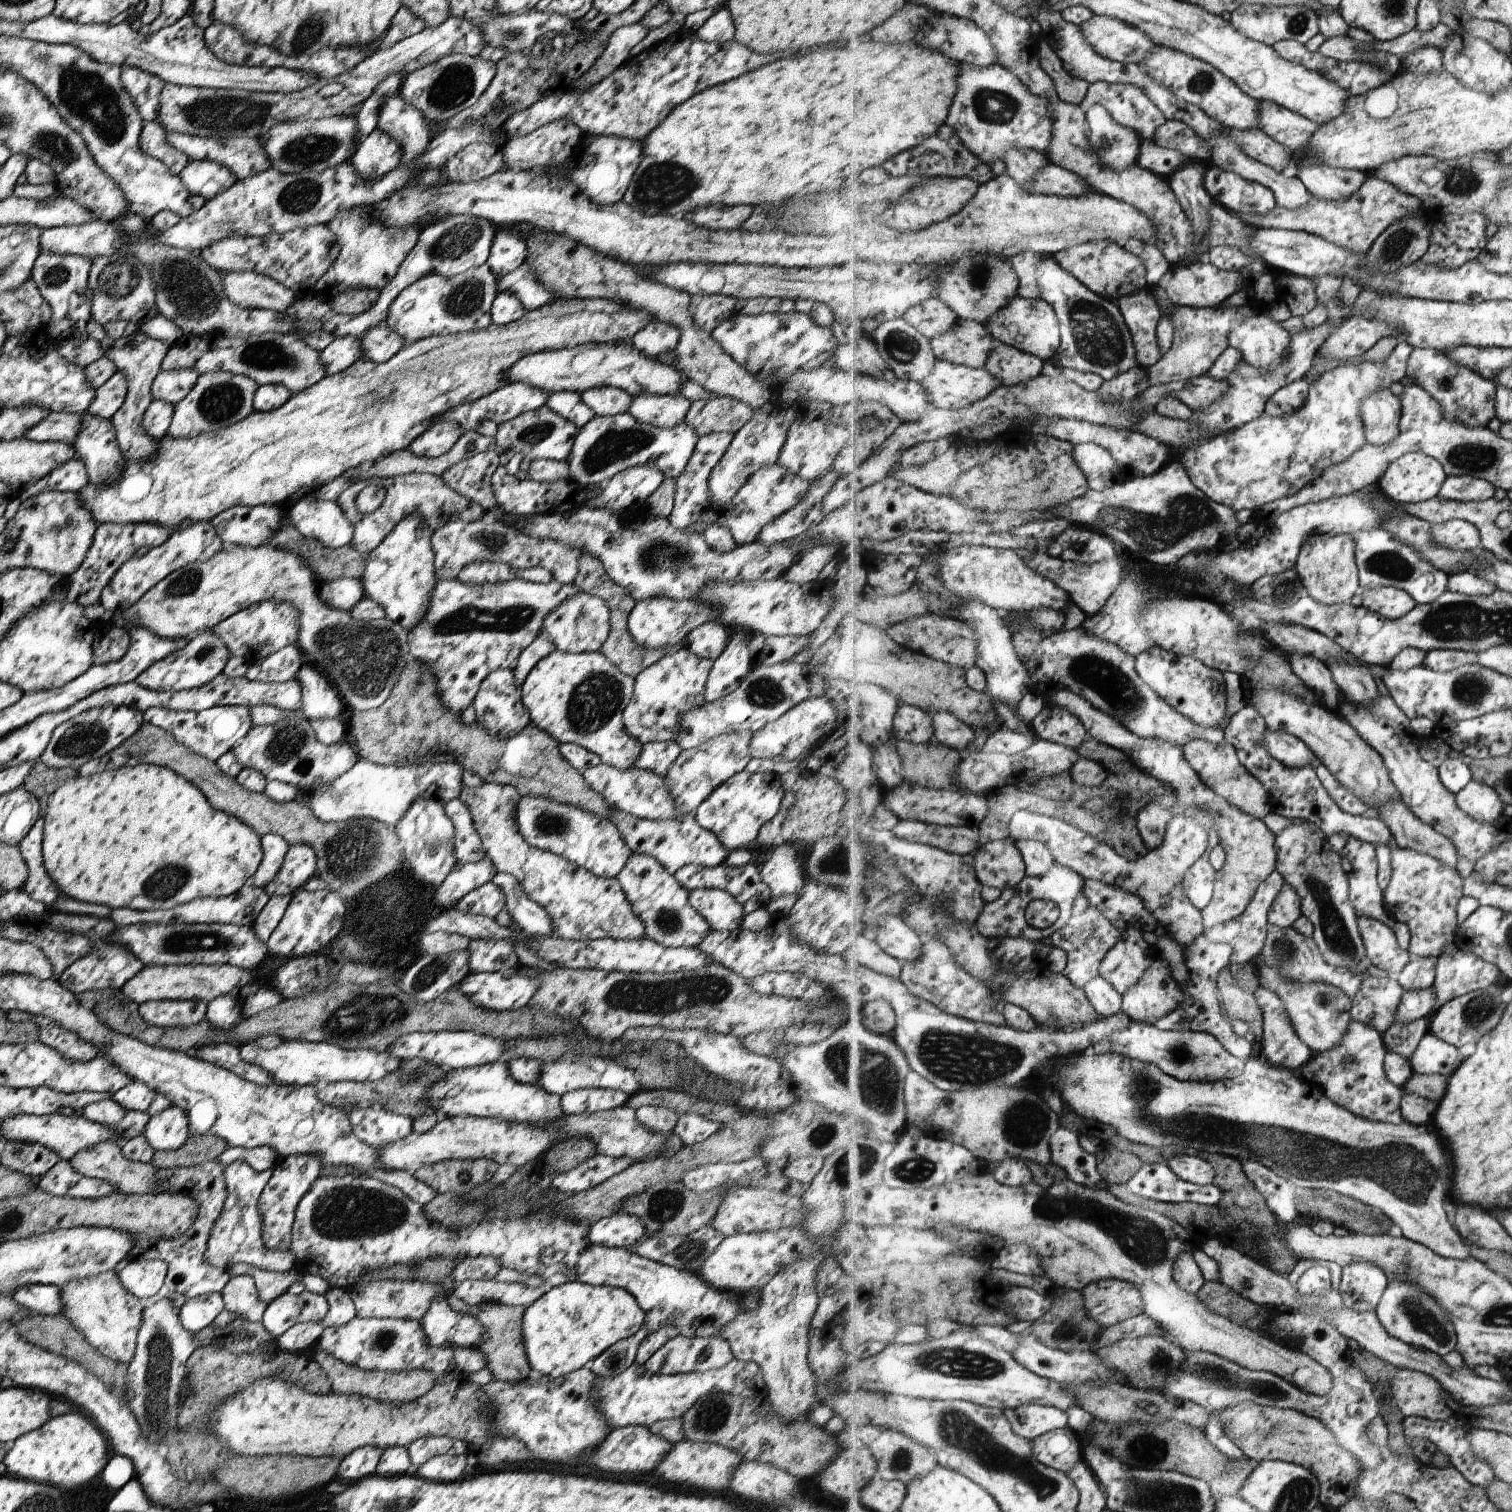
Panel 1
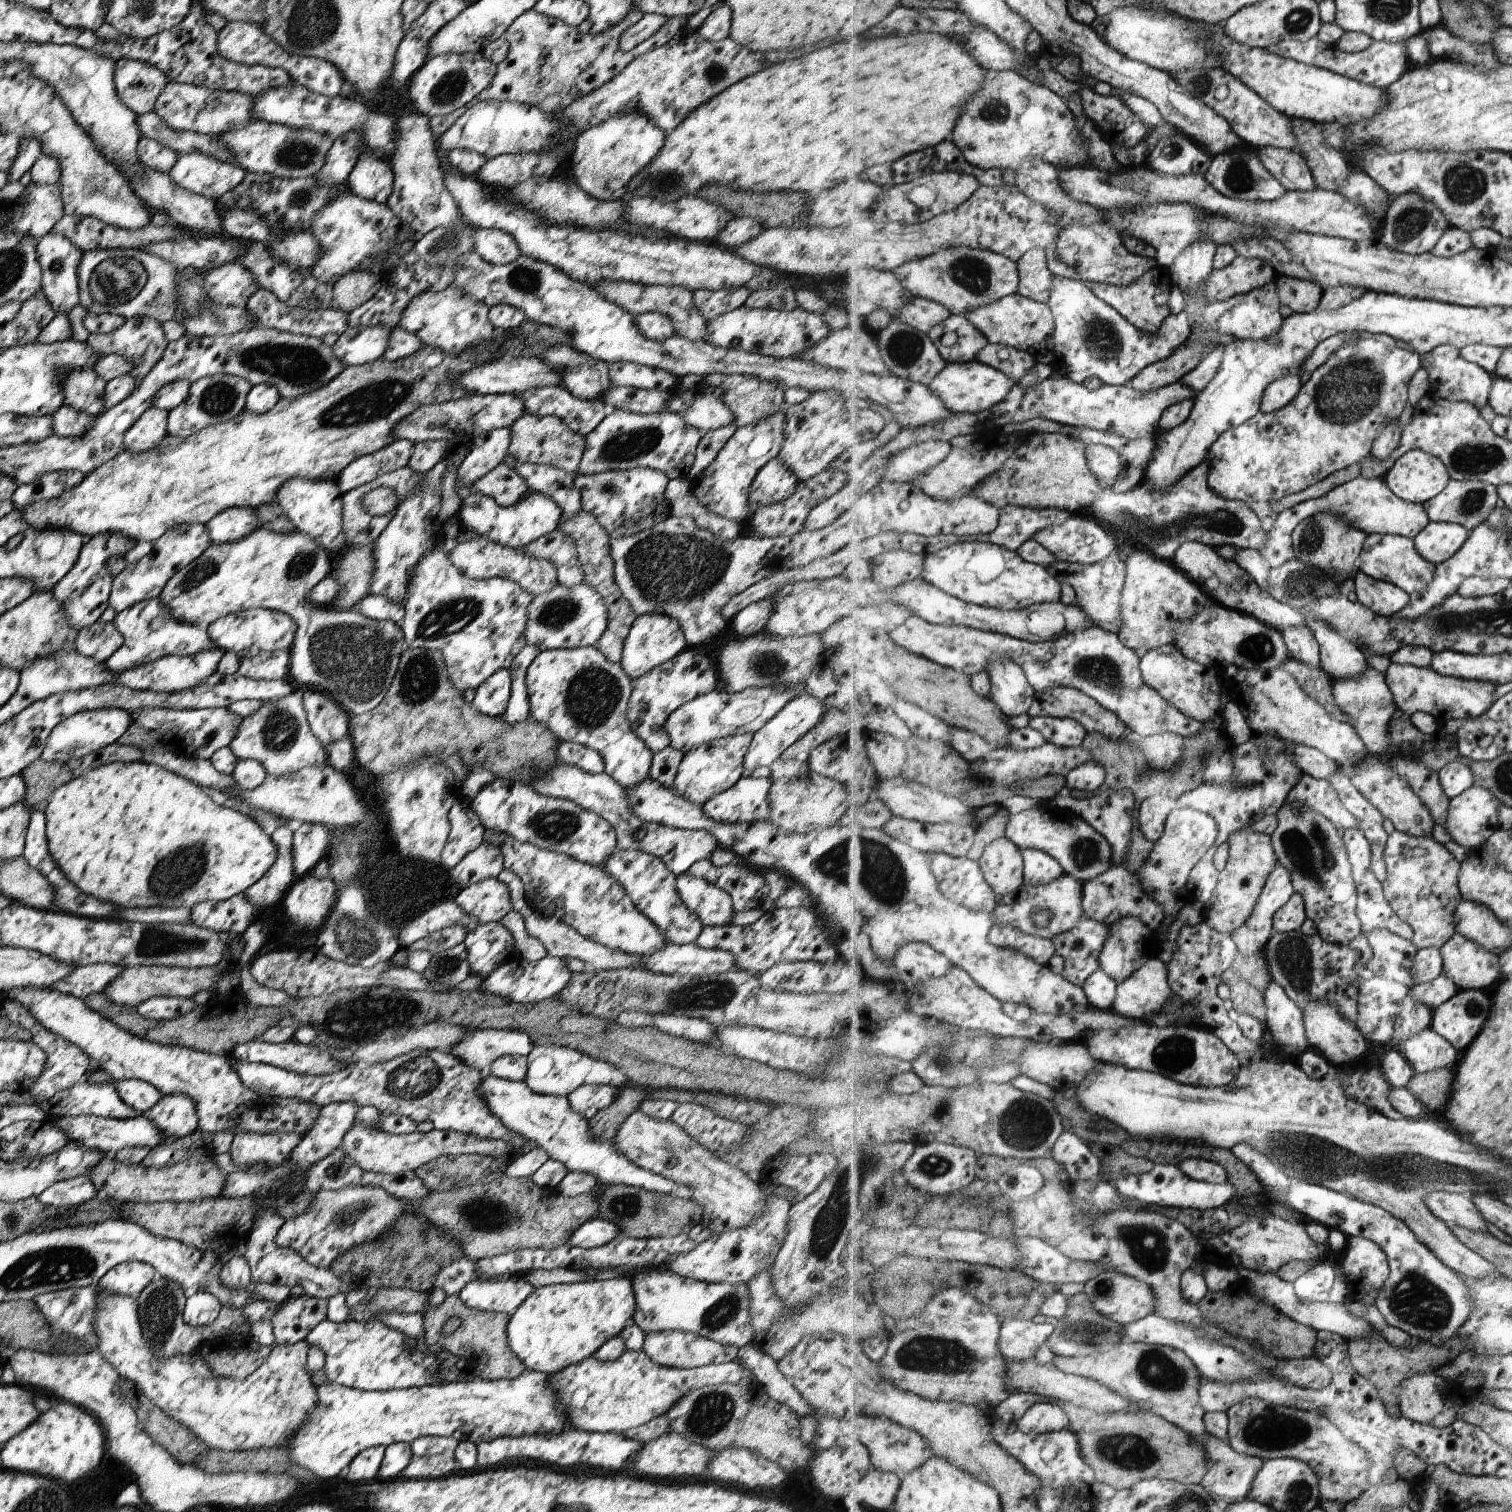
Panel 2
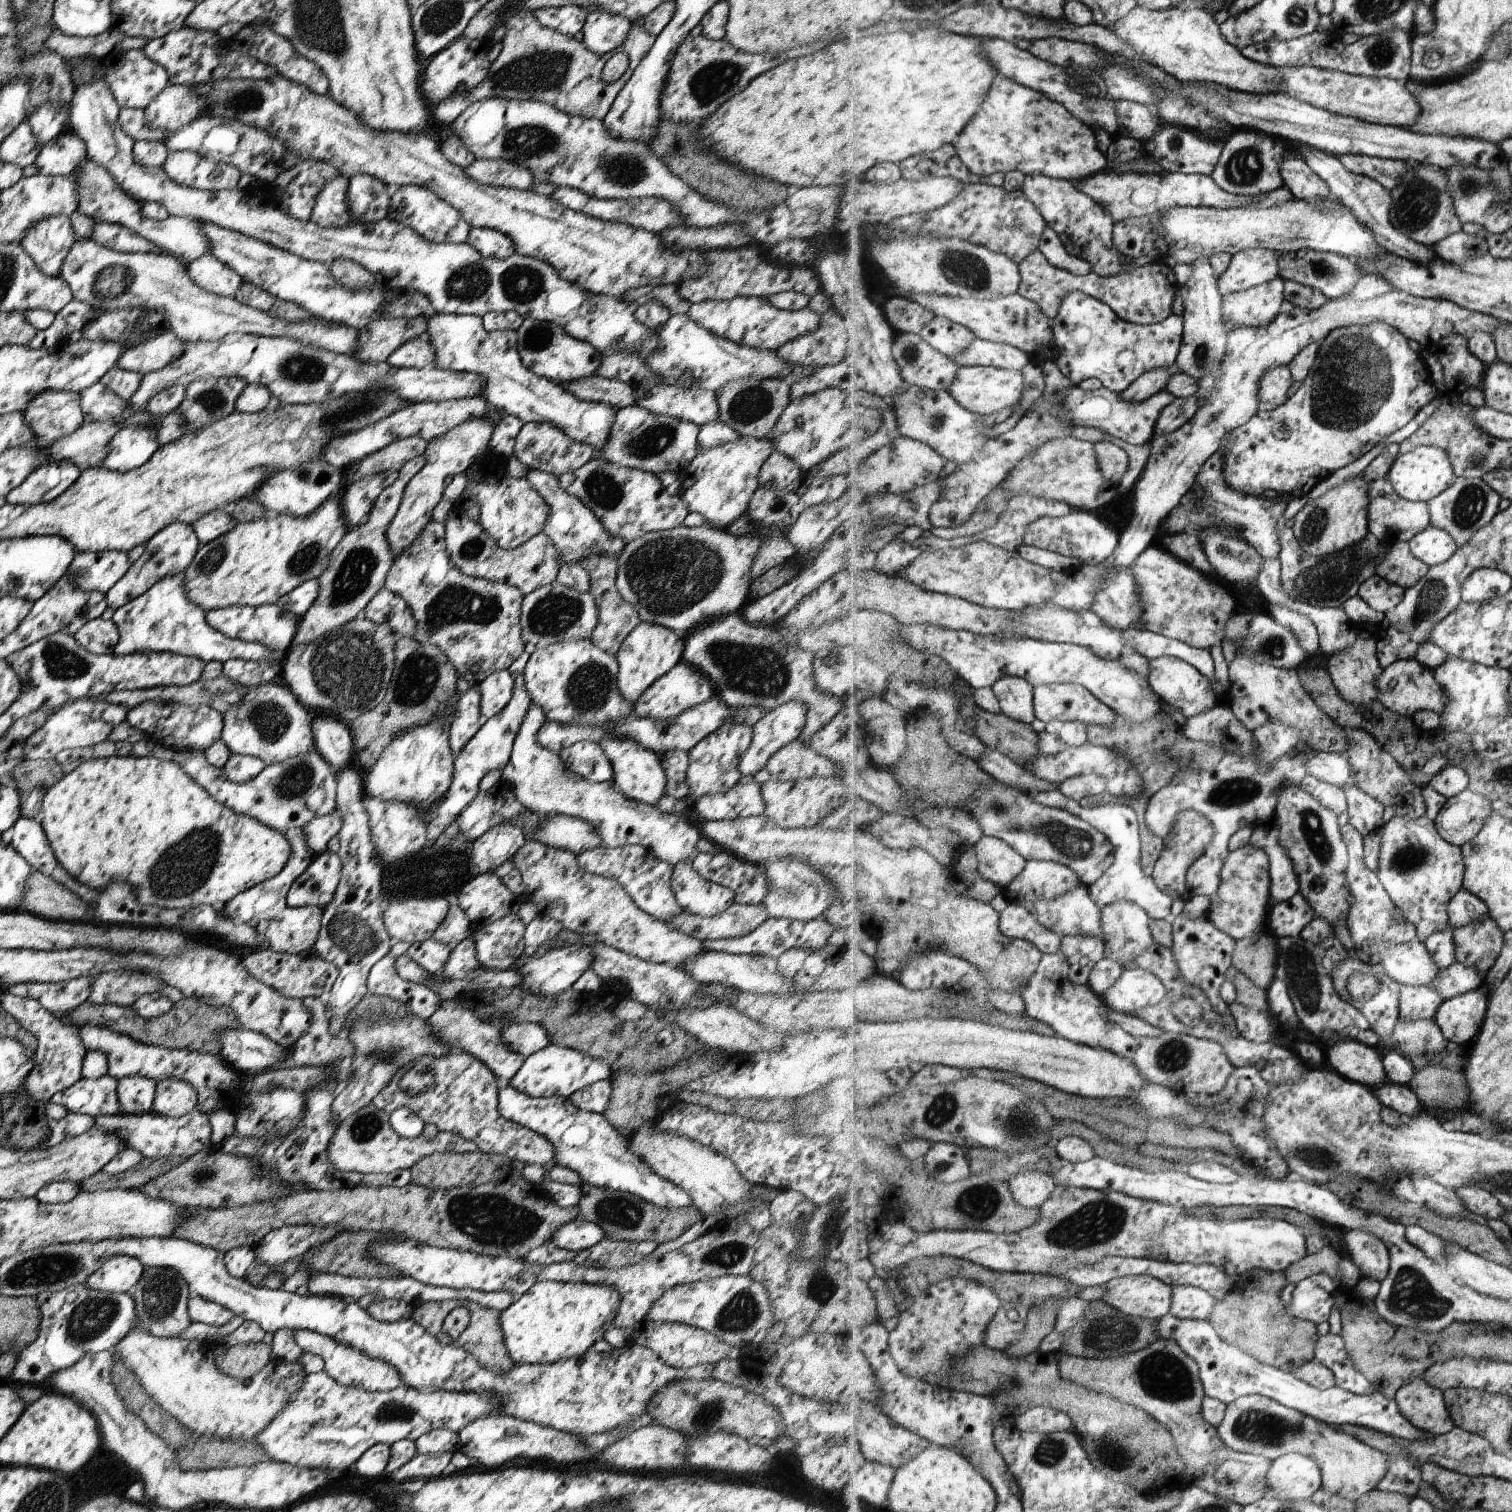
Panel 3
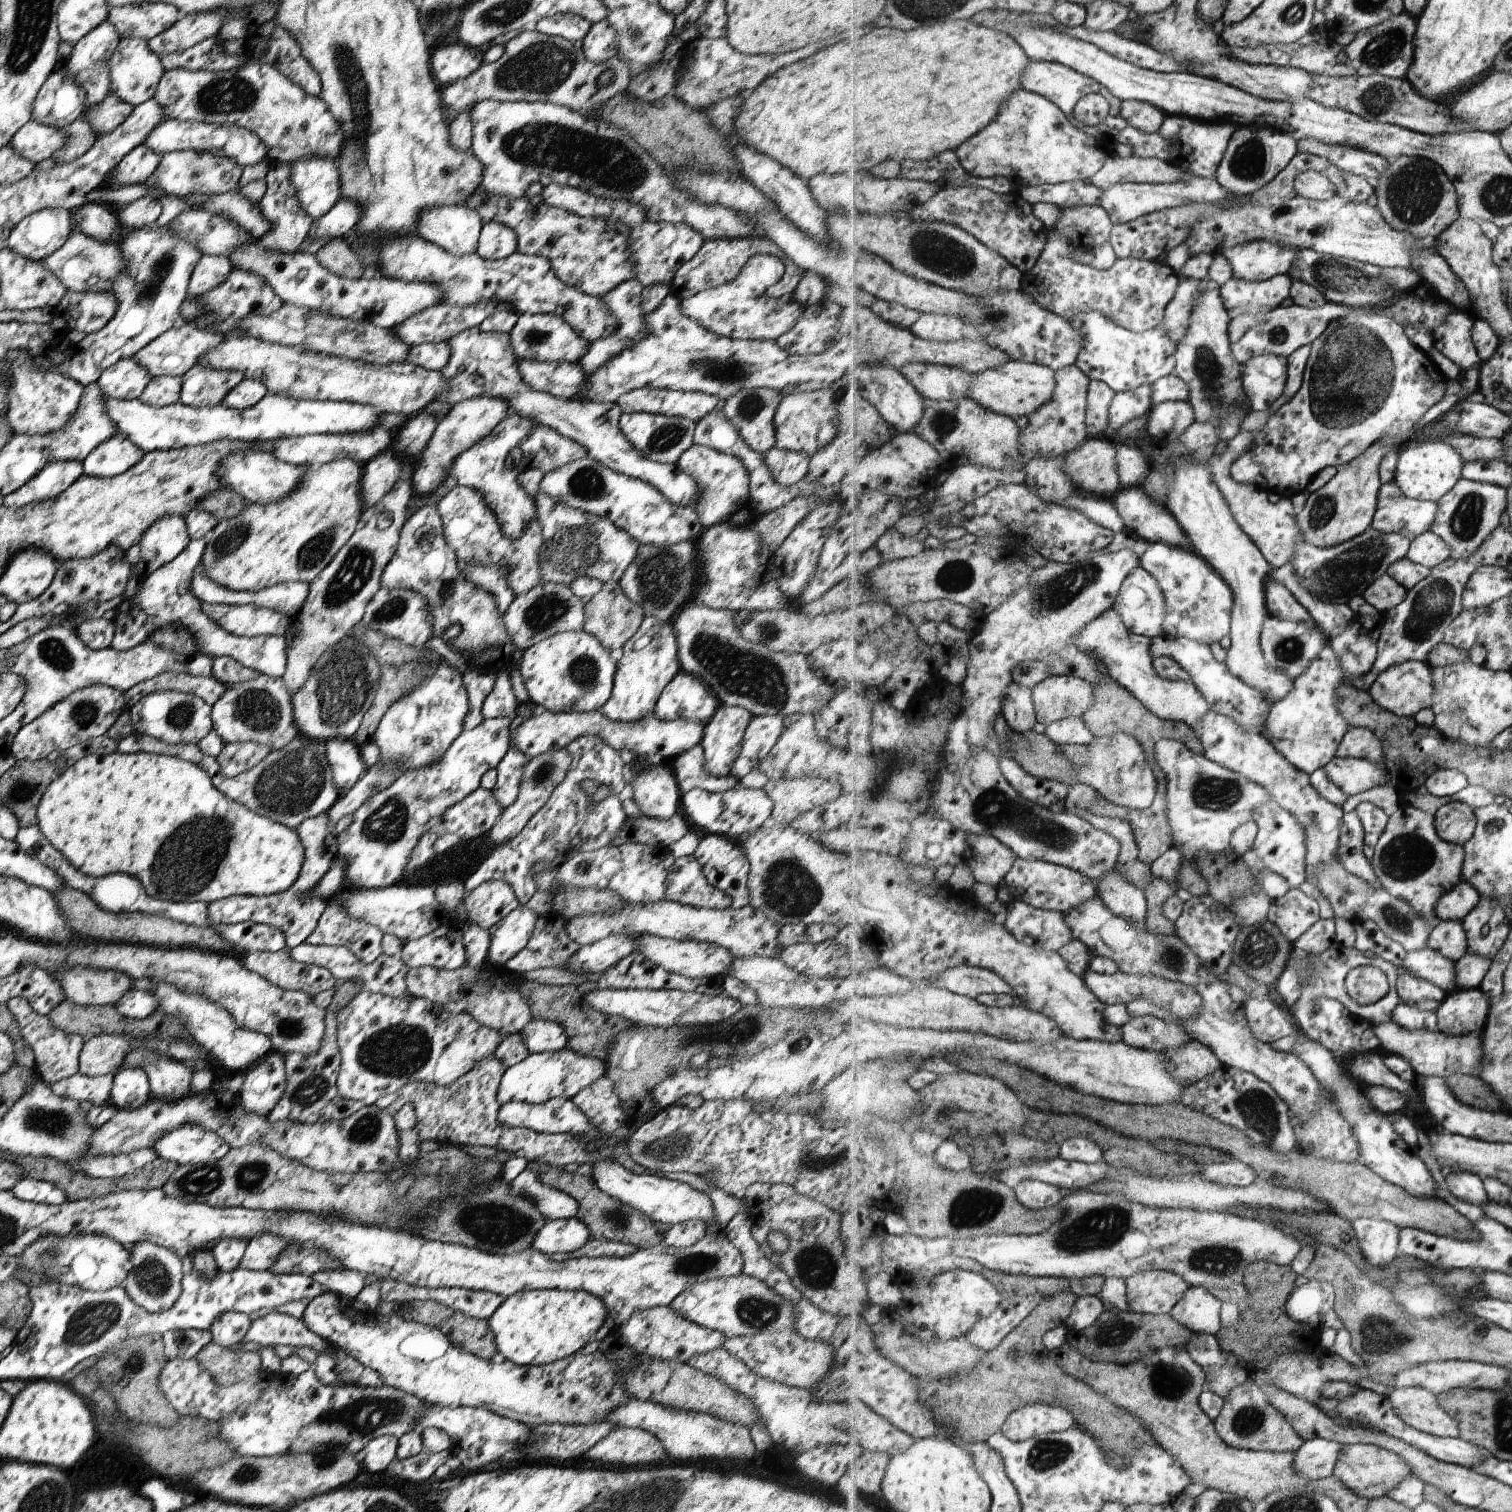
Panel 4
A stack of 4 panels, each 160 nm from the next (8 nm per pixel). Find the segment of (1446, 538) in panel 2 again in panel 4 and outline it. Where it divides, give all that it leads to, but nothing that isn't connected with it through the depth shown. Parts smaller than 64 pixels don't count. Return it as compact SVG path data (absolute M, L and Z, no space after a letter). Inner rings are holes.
M1428 531L1413 539L1407 557L1415 564L1435 570L1451 556L1449 544L1441 536L1437 536L1435 532Z

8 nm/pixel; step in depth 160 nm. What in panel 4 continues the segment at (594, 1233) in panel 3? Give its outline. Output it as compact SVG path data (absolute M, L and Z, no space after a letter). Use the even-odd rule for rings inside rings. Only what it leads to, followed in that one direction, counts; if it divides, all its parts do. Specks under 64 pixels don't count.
M576 1217L557 1219L541 1224L530 1248L547 1257L555 1253L567 1254L581 1248L587 1238L590 1238L590 1234L585 1224Z

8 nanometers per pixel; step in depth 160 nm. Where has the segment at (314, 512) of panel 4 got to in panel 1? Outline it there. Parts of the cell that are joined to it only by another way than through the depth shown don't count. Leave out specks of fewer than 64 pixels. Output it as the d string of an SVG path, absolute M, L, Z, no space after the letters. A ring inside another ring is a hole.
M268 544L258 547L223 546L206 561L195 561L170 572L148 588L129 608L117 609L110 616L109 622L123 630L139 626L146 628L157 638L185 641L187 636L199 630L211 631L217 623L250 604L271 599L285 601L292 604L299 613L296 645L302 660L311 664L336 688L340 701L350 713L377 708L388 697L405 663L411 658L406 639L408 632L385 617L370 621L357 620L348 611L326 605L318 599L318 584L312 570L295 553L269 548Z

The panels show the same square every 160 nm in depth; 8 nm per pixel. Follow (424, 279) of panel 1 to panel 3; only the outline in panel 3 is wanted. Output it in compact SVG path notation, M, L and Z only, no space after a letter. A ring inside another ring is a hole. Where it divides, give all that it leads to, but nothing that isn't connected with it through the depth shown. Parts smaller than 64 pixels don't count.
M449 313L425 314L424 337L434 350L433 366L452 371L472 372L485 379L481 396L499 413L513 415L522 423L551 423L570 439L591 445L597 450L606 439L616 409L610 404L579 400L559 383L533 374L520 361L516 349L516 331L486 331L477 315Z

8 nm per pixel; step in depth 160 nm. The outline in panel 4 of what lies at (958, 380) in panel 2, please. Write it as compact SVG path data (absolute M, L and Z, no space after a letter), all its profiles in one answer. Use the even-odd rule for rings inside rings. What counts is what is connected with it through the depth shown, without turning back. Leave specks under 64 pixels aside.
M1010 360L1008 364L973 376L968 398L979 402L987 410L993 410L1015 420L1020 416L1031 416L1045 402L1049 402L1053 398L1053 390L1057 384L1053 369L1021 360Z

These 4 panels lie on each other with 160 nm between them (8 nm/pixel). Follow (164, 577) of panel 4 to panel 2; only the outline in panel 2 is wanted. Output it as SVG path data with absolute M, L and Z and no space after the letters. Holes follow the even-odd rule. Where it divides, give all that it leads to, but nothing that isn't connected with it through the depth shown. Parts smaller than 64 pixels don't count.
M159 596L137 602L137 604L125 608L121 612L115 613L112 624L115 631L123 638L123 641L119 649L115 650L113 655L105 660L105 668L109 672L123 672L123 670L135 668L135 666L141 664L154 662L157 658L163 656L191 656L201 652L201 650L207 650L207 648L217 648L215 642L207 636L205 630L200 630L199 626L195 626L195 624L175 620L169 614L169 610L159 602ZM155 618L161 618L163 624L159 624L157 630L151 630L149 624Z

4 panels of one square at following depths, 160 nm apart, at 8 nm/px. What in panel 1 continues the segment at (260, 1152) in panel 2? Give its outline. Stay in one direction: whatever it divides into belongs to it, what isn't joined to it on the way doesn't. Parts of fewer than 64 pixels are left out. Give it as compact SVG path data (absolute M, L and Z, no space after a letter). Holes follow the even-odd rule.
M240 1160L223 1168L222 1177L226 1195L219 1211L220 1215L212 1223L202 1258L203 1262L214 1267L216 1271L227 1272L229 1266L235 1262L245 1262L245 1264L273 1272L293 1269L297 1256L293 1256L290 1250L271 1251L266 1249L261 1242L261 1221L257 1212L257 1199L271 1173L271 1168L256 1172ZM307 1290L299 1294L286 1291L266 1304L260 1323L273 1337L297 1323L316 1323L328 1309L324 1295Z

